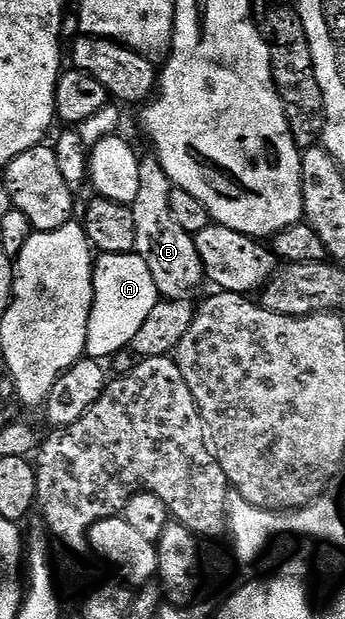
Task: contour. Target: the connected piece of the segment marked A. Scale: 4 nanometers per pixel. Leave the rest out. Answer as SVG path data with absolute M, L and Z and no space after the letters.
M99 253L94 258L93 268L95 274L93 275L93 307L89 315L89 331L87 332L87 352L86 356L94 357L96 359L111 359L116 355L122 354L128 348L133 339L133 335L137 335L137 331L141 331L141 327L145 324L145 319L149 319L149 311L153 311L153 307L161 299L157 291L157 283L153 283L153 275L149 275L149 267L145 267L145 263L140 261L139 254L134 253Z

